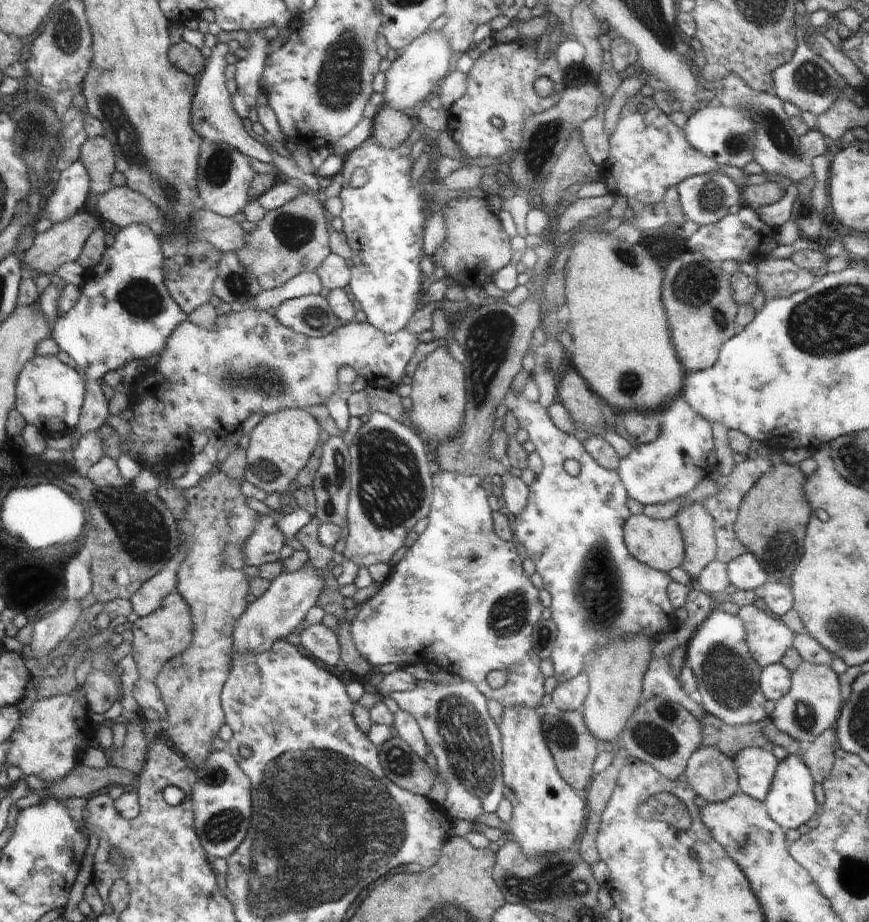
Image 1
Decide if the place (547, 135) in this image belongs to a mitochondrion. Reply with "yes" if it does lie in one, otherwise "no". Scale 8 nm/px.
yes

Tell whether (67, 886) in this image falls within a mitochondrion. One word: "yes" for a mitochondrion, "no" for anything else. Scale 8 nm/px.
no

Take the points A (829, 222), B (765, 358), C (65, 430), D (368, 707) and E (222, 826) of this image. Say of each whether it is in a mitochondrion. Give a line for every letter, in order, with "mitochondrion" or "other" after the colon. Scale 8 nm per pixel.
A: other
B: other
C: other
D: other
E: mitochondrion

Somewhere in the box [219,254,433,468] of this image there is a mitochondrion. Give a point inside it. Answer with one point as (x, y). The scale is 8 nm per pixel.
(316, 317)

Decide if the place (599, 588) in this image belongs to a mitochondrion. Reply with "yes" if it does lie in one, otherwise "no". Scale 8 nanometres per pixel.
yes

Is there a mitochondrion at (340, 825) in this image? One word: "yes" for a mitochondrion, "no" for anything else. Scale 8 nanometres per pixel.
yes

